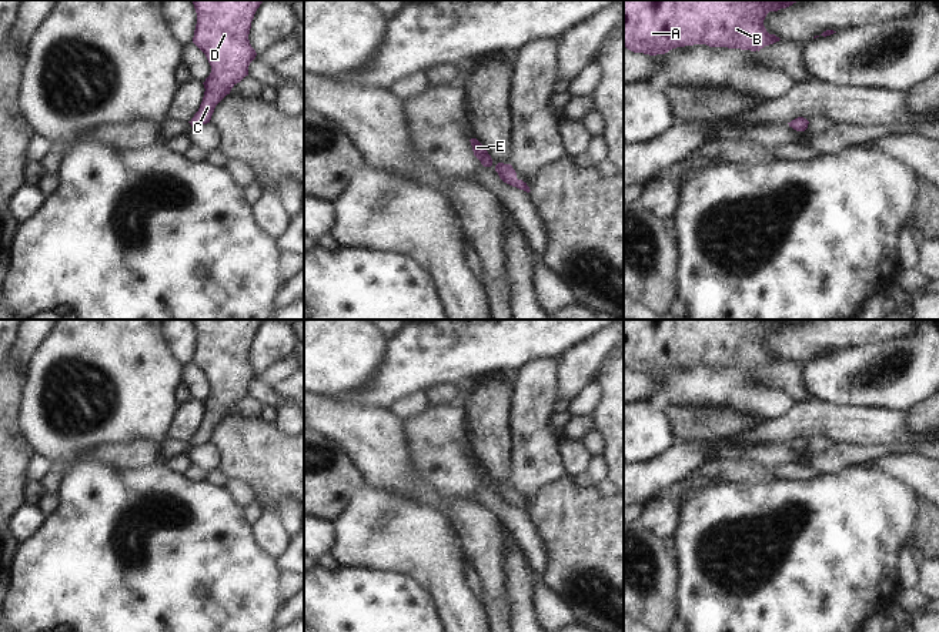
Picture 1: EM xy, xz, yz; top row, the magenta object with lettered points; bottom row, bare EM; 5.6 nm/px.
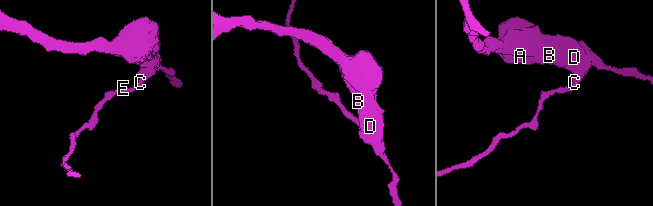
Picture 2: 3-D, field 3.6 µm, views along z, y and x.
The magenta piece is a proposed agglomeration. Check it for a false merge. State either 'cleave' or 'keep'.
keep

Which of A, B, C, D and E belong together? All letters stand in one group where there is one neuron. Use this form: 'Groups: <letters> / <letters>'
Groups: A B C D E.

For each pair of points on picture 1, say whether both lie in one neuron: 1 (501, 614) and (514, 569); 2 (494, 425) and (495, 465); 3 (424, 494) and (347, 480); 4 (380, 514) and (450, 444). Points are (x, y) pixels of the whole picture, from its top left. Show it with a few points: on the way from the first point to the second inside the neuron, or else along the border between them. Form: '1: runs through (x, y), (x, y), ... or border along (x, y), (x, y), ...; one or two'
1: border along (504, 589), (508, 598), (510, 617); two
2: runs through (494, 435), (495, 455); one
3: border along (347, 454), (361, 472), (366, 484); two
4: runs through (410, 514), (428, 514), (445, 497), (447, 474); one

